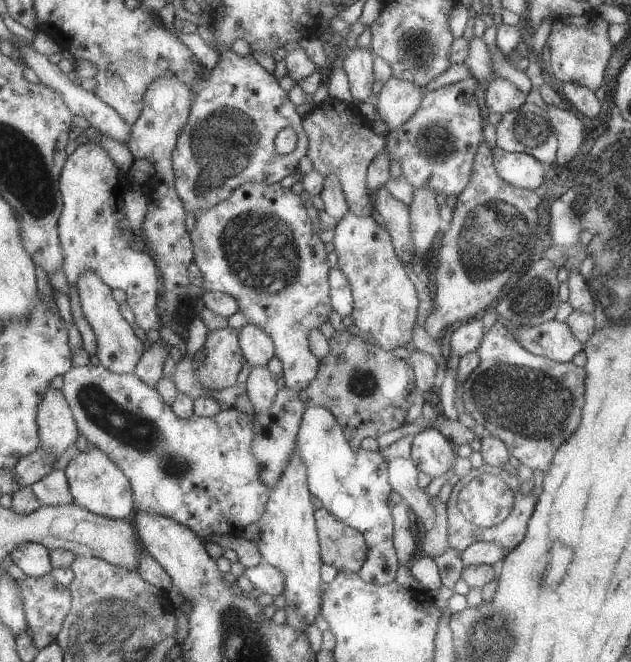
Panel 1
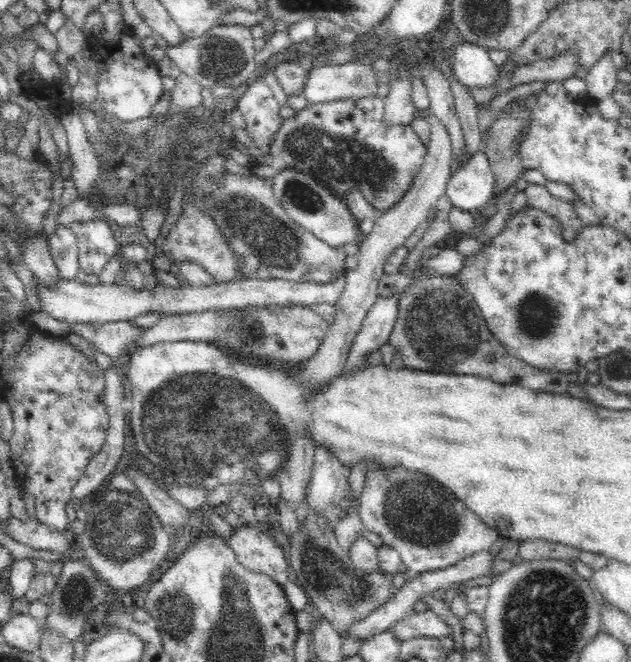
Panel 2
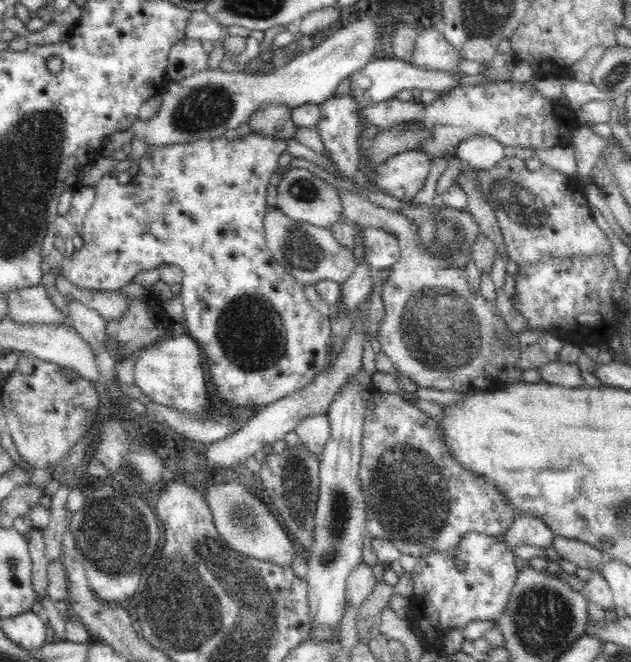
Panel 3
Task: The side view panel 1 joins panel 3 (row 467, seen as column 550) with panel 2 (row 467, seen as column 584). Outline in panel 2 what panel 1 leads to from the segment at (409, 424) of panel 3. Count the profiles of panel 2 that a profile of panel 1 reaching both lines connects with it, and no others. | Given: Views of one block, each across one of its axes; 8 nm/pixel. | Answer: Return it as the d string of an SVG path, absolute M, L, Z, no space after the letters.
M372 466L366 472L359 502L363 528L380 535L383 544L399 552L401 562L413 573L452 566L467 556L488 550L499 532L484 524L466 505L428 476Z

